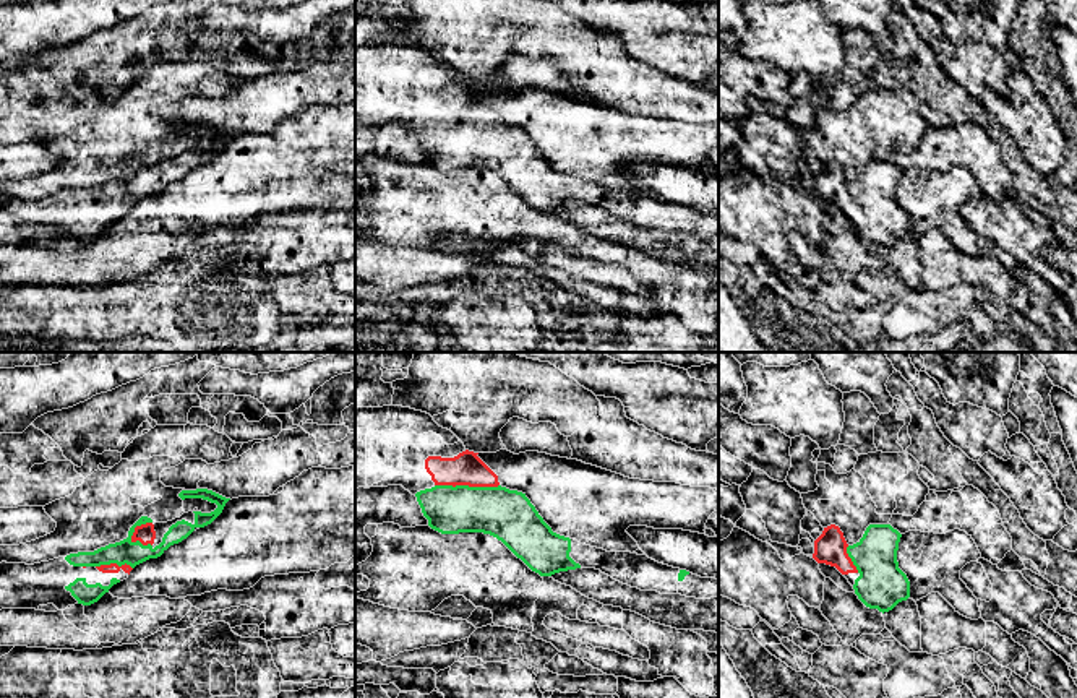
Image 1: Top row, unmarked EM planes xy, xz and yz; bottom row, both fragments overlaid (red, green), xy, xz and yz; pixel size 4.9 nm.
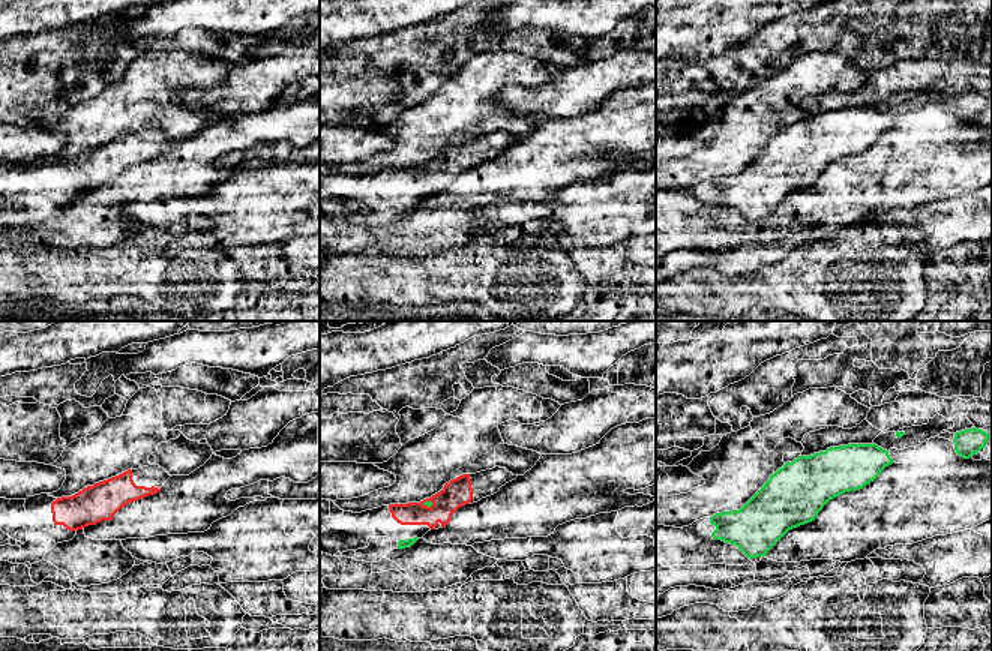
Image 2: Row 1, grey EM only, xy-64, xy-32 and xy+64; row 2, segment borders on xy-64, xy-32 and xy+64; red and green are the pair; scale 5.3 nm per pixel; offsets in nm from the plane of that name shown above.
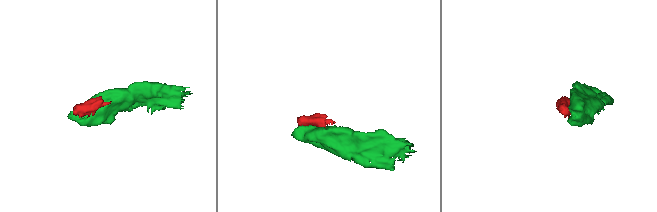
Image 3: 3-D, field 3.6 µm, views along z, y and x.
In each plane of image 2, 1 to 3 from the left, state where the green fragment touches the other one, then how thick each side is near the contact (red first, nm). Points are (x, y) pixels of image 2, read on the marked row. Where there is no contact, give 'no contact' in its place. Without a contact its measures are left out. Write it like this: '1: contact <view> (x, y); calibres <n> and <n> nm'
1: no contact
2: contact xy-32 (426, 500); calibres 150 and 30 nm
3: no contact

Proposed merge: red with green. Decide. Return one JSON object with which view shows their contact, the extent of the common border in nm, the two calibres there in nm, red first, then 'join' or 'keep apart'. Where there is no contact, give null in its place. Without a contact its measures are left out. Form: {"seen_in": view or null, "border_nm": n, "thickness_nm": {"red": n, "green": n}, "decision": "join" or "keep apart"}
{"seen_in": "xz", "border_nm": 320, "thickness_nm": {"red": 160, "green": 260}, "decision": "join"}

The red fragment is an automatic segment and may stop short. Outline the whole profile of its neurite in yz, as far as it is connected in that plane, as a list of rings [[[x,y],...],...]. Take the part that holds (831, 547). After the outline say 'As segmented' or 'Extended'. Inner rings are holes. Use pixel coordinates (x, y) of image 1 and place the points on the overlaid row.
[[[830,524],[814,541],[813,558],[817,563],[835,567],[842,575],[858,573],[860,576],[853,584],[855,594],[866,607],[884,614],[910,597],[910,581],[897,562],[900,537],[902,534],[890,524],[869,524],[863,537],[856,544],[848,545],[840,528]]]. Extended

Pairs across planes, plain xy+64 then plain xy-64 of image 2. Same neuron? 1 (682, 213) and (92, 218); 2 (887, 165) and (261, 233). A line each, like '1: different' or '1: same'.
1: same
2: different

